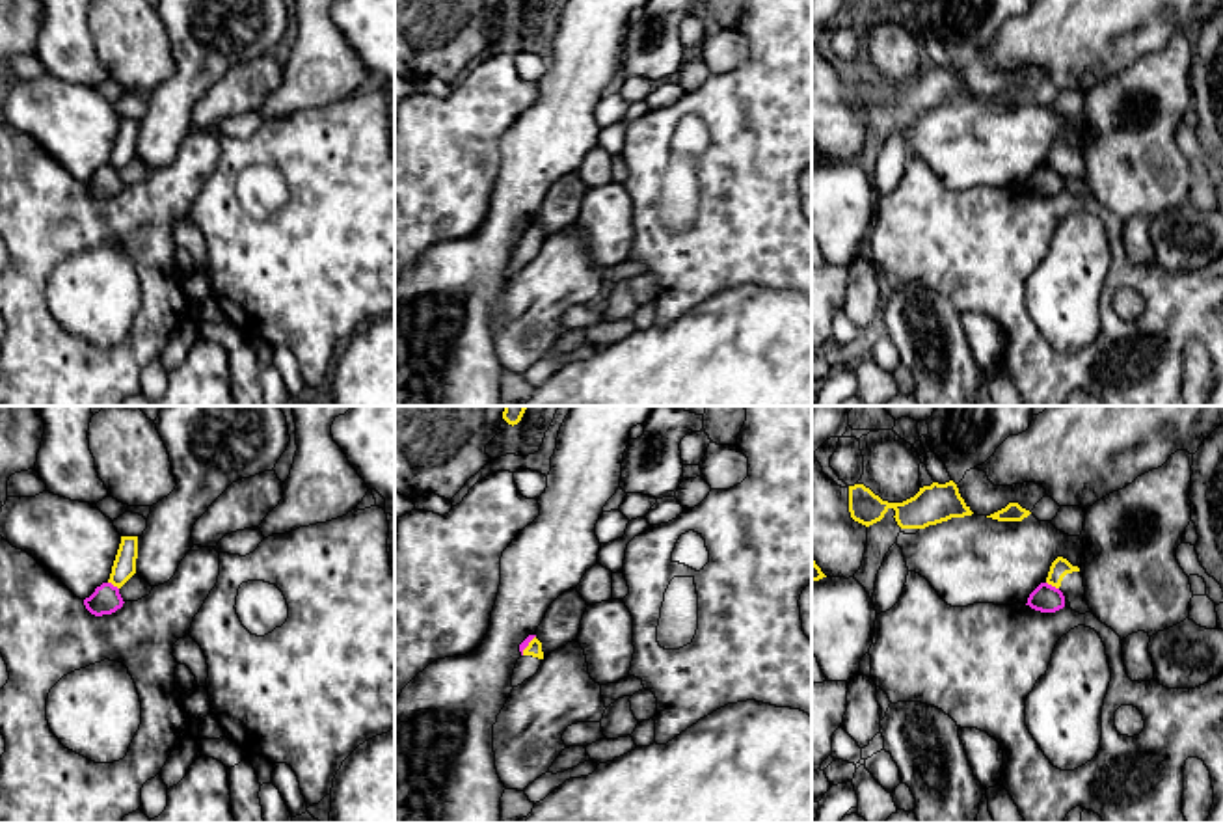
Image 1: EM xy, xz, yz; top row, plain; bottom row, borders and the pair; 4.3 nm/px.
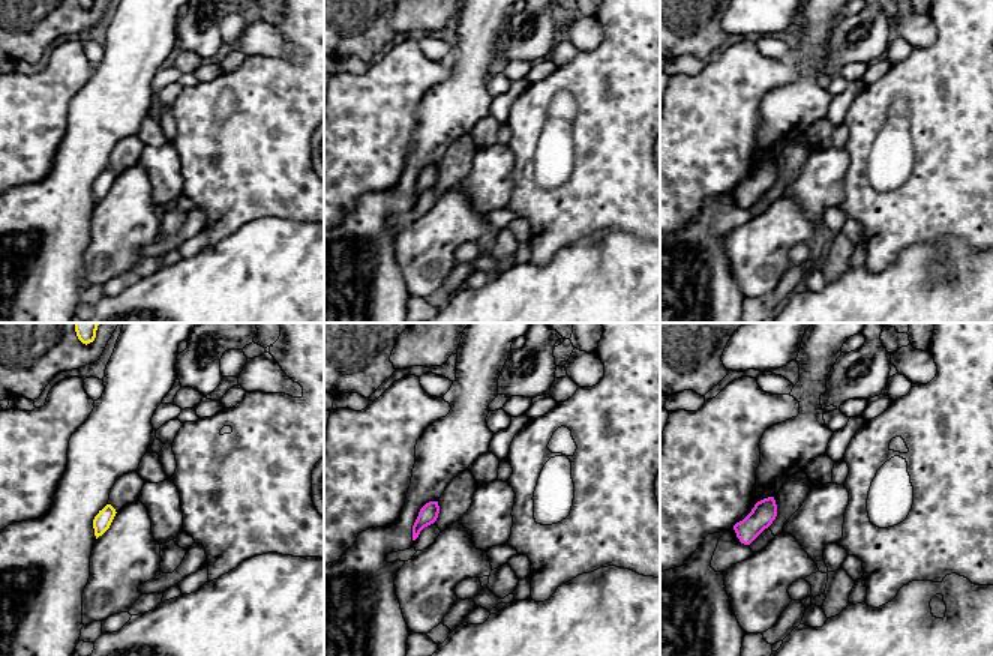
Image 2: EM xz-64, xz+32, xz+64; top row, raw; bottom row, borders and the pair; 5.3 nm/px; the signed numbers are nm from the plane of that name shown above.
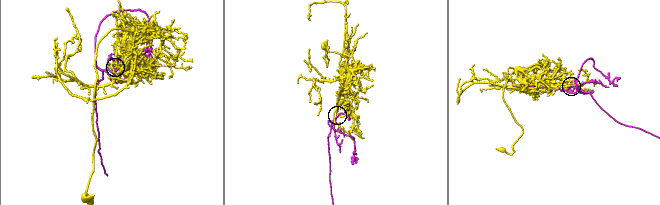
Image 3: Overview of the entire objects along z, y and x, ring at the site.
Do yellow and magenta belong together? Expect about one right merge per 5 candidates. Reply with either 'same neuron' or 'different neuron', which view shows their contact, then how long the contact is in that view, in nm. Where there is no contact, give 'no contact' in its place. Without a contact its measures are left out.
different neuron; meets yellow in yz; contact 70 nm long

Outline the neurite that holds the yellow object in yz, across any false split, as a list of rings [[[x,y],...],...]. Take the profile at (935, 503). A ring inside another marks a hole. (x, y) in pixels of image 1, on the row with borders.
[[[953,480],[923,486],[903,503],[882,501],[864,484],[849,486],[849,512],[854,521],[869,527],[880,521],[890,508],[895,510],[894,518],[901,529],[925,529],[951,518],[974,514]]]

